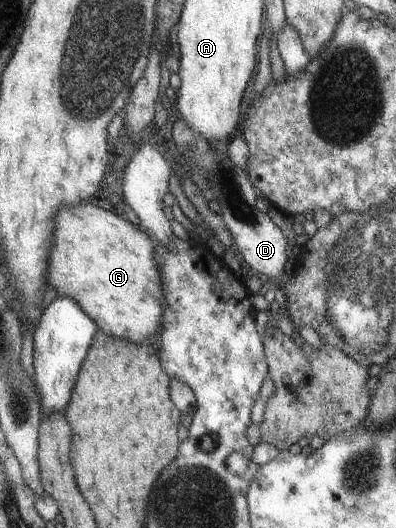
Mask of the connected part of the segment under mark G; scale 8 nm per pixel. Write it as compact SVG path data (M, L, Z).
M79 202L77 205L61 206L54 215L54 228L52 231L51 249L48 255L48 264L46 267L46 283L55 289L56 297L69 298L89 316L89 319L97 325L105 335L123 338L129 340L132 344L139 342L148 342L149 335L158 334L160 321L164 310L164 301L160 283L160 273L158 272L156 262L154 261L155 241L150 241L149 237L143 233L139 226L134 226L125 218L120 218L117 214L109 212L103 208L98 208L91 203Z

